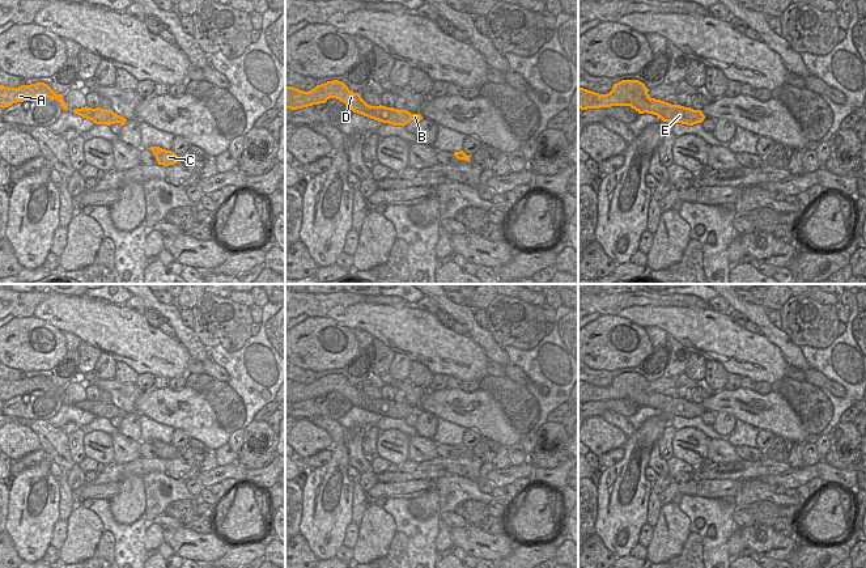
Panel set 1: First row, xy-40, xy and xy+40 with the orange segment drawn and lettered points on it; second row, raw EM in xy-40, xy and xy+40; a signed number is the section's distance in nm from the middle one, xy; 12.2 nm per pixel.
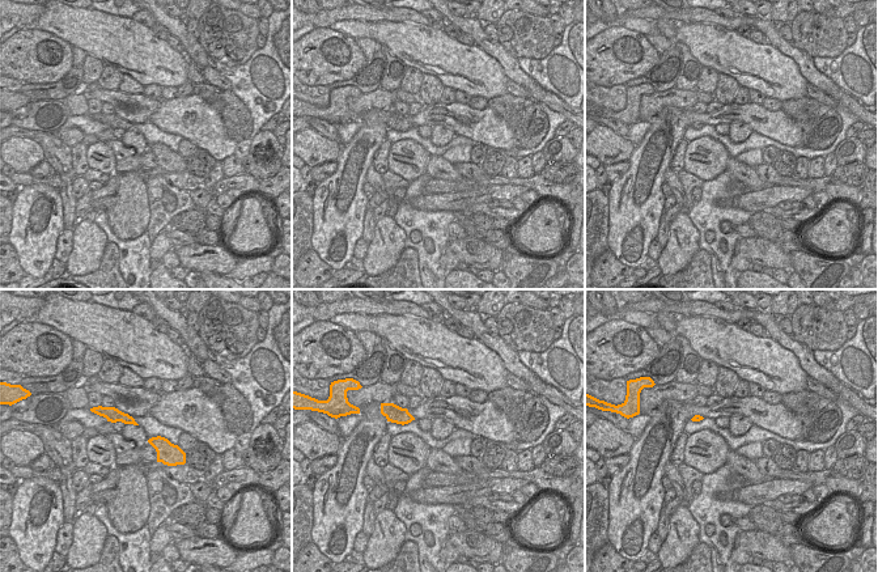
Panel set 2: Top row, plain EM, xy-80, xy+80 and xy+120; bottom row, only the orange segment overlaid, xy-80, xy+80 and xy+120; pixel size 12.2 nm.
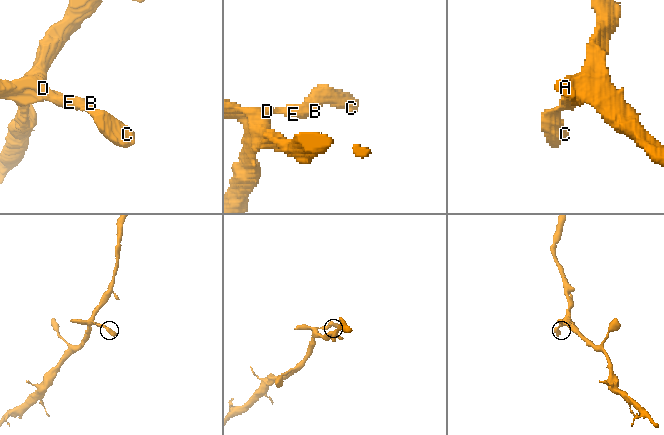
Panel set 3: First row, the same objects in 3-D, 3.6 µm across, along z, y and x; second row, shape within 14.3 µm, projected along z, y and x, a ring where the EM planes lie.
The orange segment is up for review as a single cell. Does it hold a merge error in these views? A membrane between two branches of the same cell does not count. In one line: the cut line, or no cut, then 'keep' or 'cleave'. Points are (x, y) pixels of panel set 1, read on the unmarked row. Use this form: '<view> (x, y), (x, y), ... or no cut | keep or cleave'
no cut | keep

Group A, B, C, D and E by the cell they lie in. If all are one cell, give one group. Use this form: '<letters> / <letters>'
A B C D E

